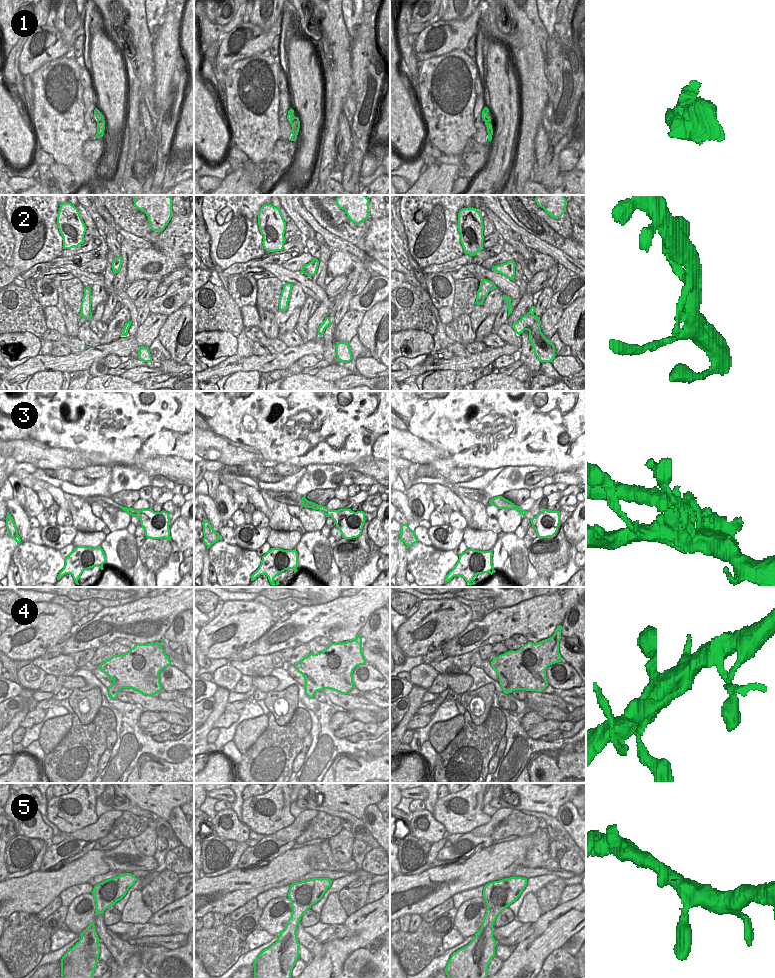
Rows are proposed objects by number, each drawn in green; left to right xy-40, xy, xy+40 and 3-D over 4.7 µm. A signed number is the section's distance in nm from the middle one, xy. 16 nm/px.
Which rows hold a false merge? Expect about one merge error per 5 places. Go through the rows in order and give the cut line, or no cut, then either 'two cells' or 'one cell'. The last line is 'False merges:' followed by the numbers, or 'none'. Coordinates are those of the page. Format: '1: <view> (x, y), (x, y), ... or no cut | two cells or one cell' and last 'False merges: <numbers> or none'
1: no cut | one cell
2: no cut | one cell
3: xy+40 (512, 503), (508, 508) | two cells
4: no cut | one cell
5: no cut | one cell
False merges: 3

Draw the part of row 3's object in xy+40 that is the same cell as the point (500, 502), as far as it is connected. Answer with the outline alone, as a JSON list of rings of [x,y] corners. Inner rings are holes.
[[[502,496],[492,498],[490,504],[495,505],[498,509],[509,509],[512,506],[512,502]]]

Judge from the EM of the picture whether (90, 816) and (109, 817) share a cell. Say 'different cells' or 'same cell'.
different cells

